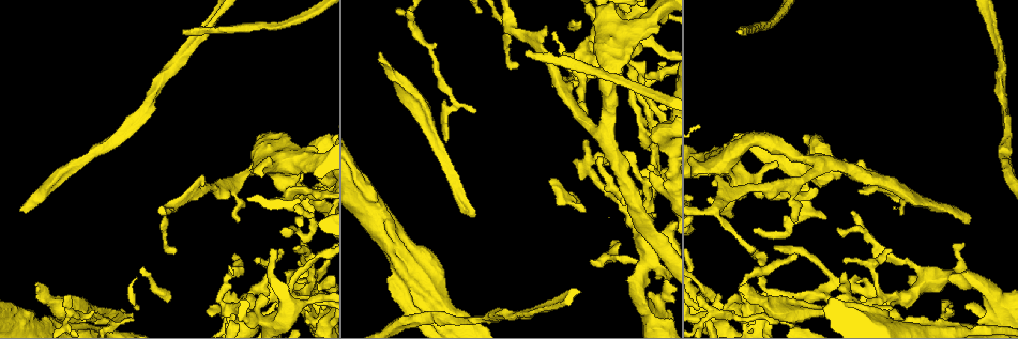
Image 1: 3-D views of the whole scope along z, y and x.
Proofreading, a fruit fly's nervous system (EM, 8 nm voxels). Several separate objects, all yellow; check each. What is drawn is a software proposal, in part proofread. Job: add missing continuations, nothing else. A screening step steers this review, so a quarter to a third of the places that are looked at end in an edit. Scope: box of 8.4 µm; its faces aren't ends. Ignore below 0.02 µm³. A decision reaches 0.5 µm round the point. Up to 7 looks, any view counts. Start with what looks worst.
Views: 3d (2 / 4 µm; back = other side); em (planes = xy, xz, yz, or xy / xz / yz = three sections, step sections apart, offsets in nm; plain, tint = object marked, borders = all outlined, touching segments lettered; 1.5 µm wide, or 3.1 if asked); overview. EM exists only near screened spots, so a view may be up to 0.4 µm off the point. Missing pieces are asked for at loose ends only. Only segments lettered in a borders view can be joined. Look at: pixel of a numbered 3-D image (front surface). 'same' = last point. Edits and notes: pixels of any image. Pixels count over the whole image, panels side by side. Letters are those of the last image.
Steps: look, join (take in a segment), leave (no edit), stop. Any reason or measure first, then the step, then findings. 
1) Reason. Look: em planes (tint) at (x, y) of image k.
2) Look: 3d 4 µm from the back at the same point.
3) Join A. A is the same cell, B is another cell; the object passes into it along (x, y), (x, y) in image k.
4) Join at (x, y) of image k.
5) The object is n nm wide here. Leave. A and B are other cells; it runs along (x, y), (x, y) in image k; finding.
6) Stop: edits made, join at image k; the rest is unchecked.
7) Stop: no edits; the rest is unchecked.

Branch stops here. Look: em planes (plain) at (526, 50) of image 1.

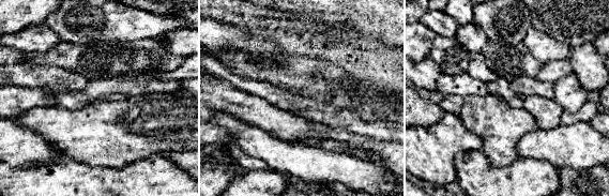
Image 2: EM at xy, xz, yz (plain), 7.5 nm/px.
See the neighbours. Look: em planes (borders) at the same point.

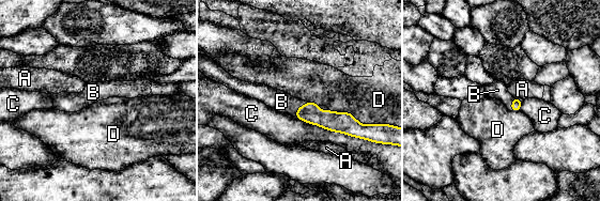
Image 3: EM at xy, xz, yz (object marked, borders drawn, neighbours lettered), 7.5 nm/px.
The longest contact is with C, 550 nm. Join B. B is the same cell, A, C and D are other cells; the object passes into it along (310, 112), (298, 108), (281, 102) in image 3; it goes on there.

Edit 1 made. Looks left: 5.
Redraw. Look: overview.

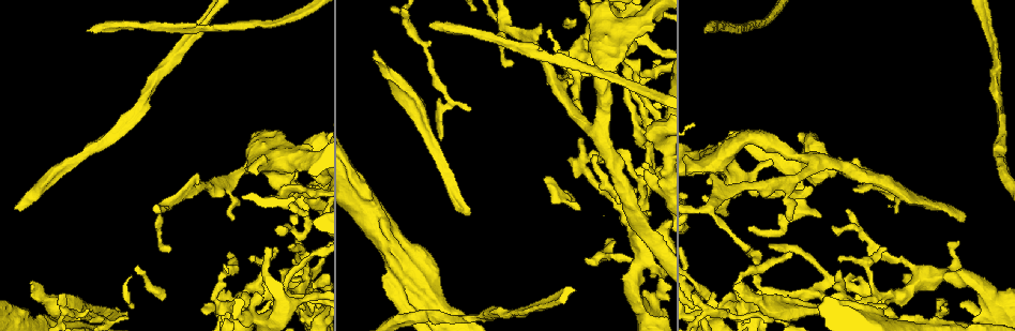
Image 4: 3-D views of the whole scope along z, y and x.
Branch stops here. Look: em xz step 8 (borders) at (32, 280) of image 4.

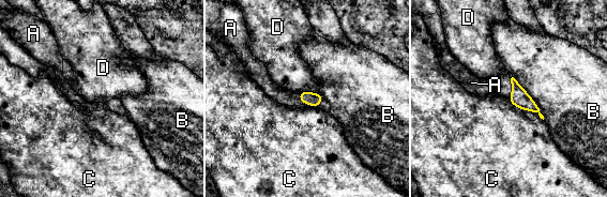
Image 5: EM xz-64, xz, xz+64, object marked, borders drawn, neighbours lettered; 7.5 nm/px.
Look: em planes (borders) at the same point.

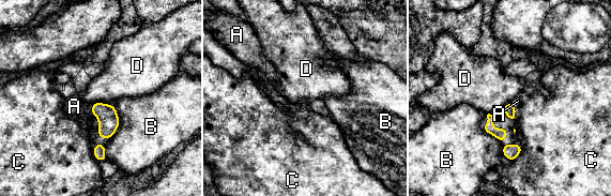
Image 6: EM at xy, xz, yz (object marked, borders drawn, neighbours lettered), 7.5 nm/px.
The longest contact is with B, 240 nm. Join A. A is the same cell, B, C and D are other cells; the object passes into it along (108, 121), (92, 108), (74, 106) in image 6; it goes on there.

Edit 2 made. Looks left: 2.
Long arm stops here. Look: em xz step 4 (borders) at (791, 252) of image 4.

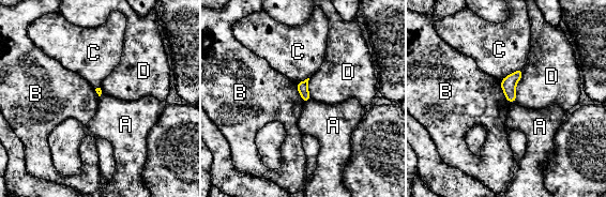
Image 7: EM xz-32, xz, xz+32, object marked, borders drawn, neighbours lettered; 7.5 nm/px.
Leave. A, B, C and D are other cells; a border runs along (500, 80), (503, 94), (511, 103) in image 7; none of them fits.

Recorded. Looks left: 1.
Stop: edits made, join at image 3, join at image 6; the rest is unchecked.

